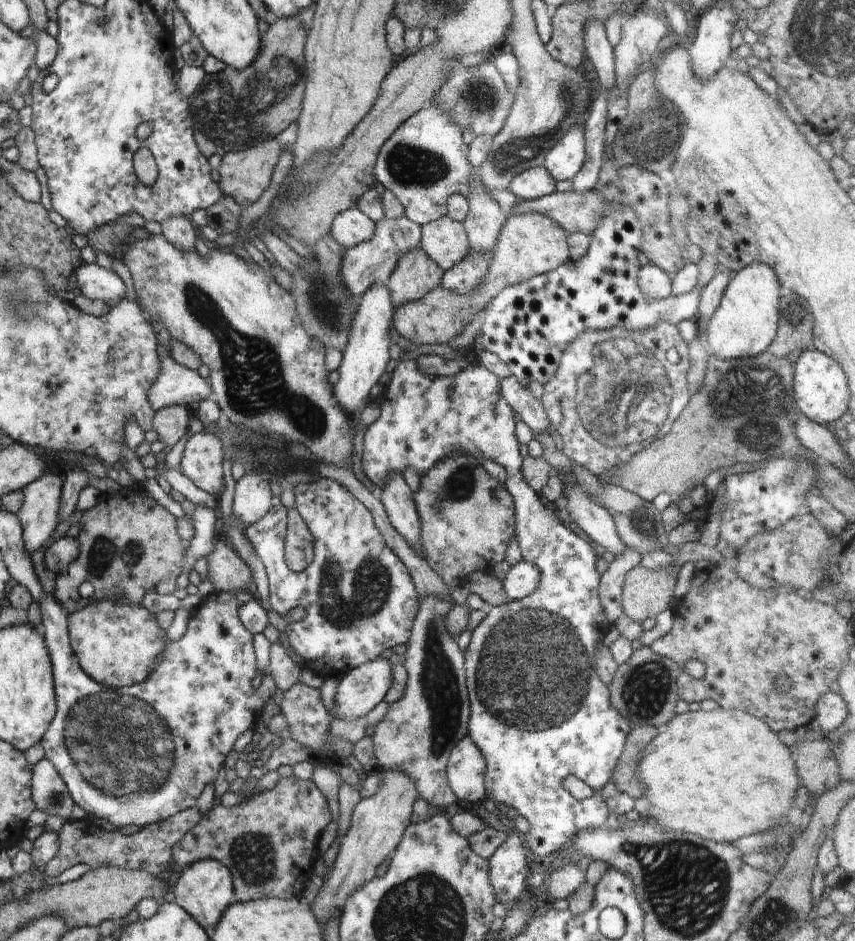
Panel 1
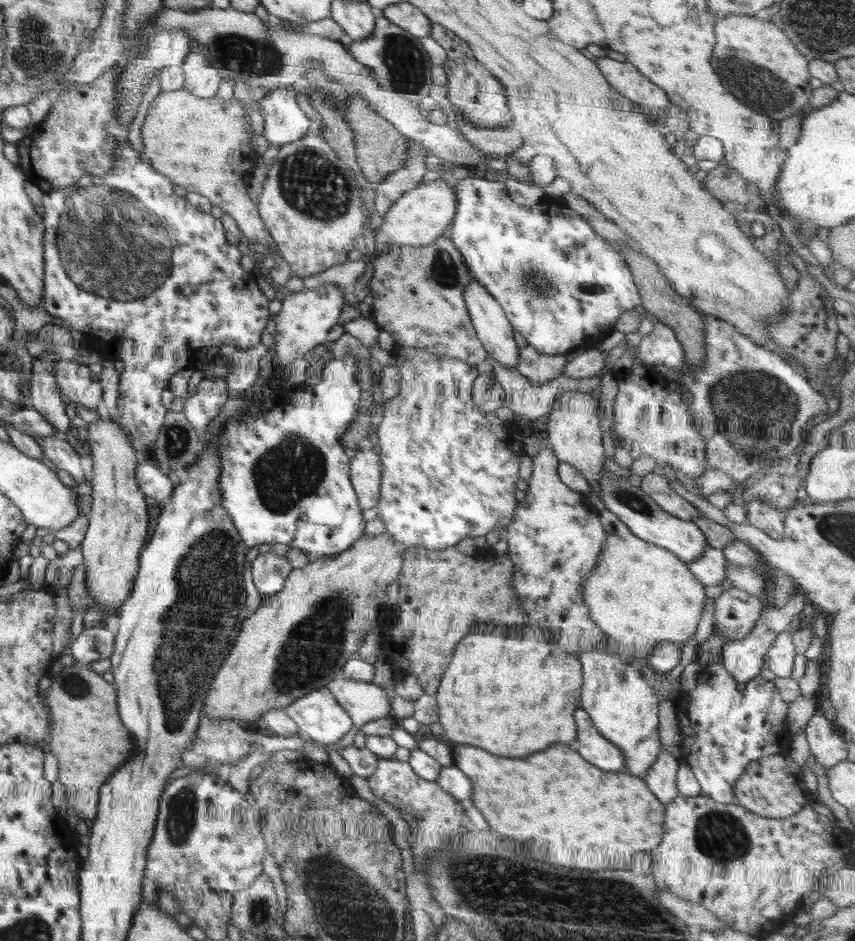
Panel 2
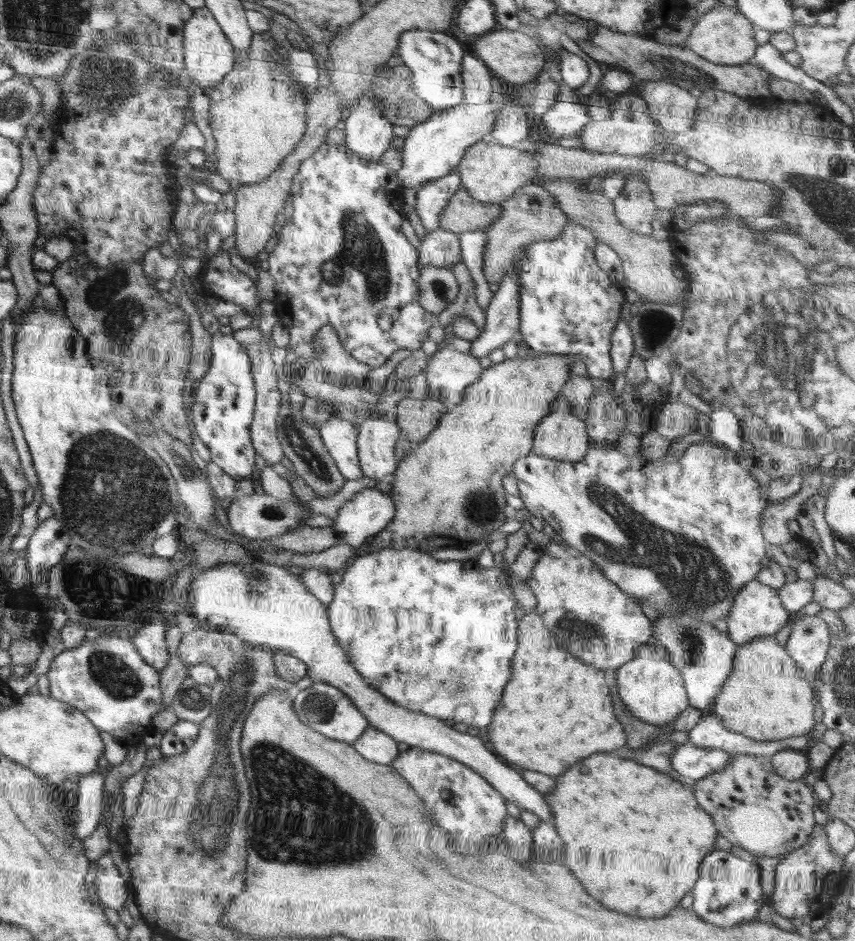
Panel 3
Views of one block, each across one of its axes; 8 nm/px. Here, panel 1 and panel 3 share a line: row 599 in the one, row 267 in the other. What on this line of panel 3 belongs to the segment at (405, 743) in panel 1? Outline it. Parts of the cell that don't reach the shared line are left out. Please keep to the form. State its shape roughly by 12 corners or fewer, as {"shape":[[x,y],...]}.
{"shape":[[419,268],[419,303],[438,316],[457,299],[452,268]]}

